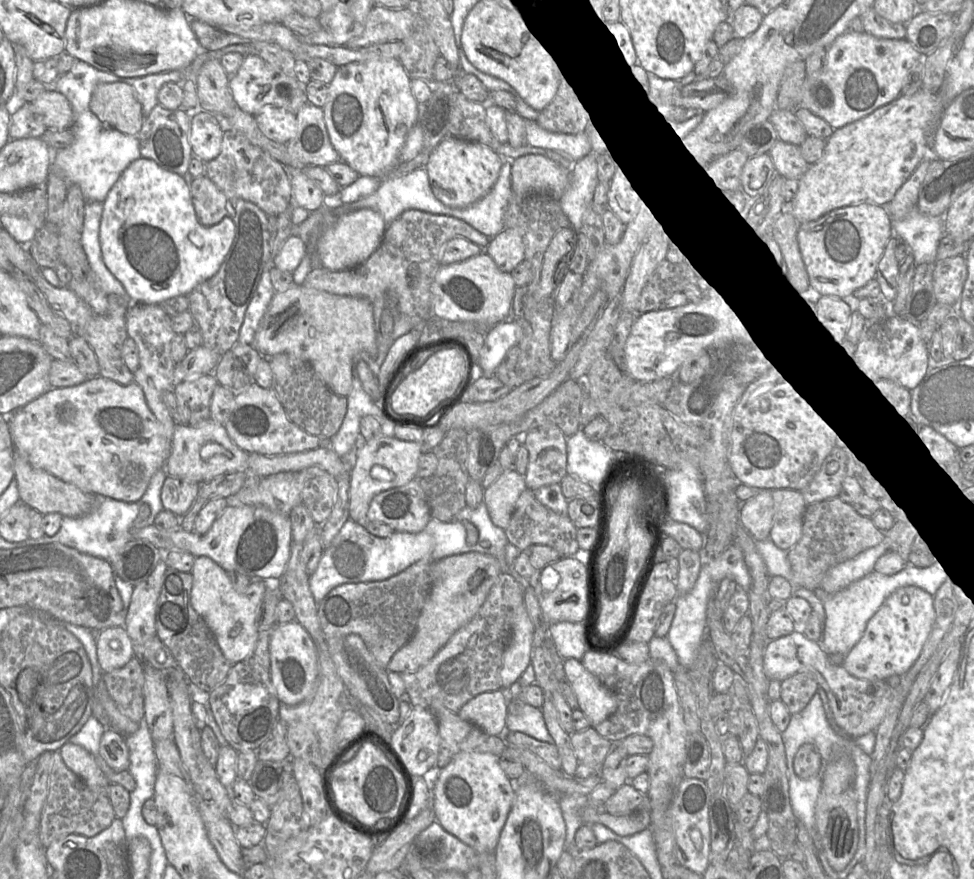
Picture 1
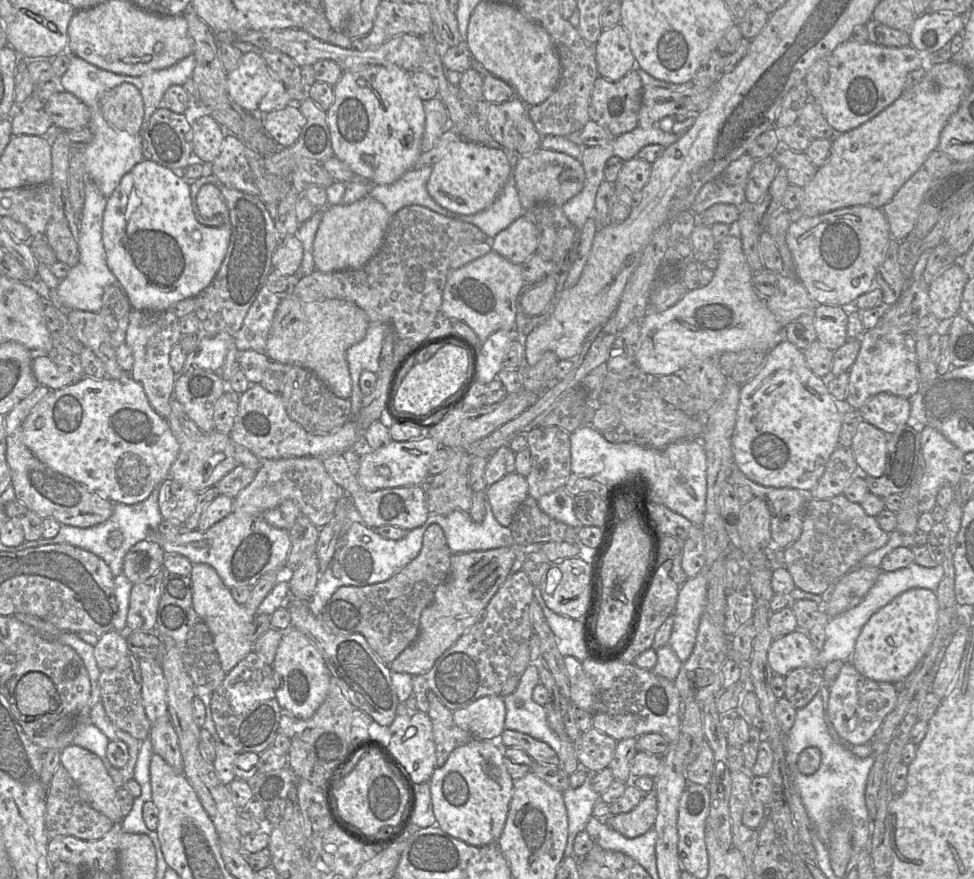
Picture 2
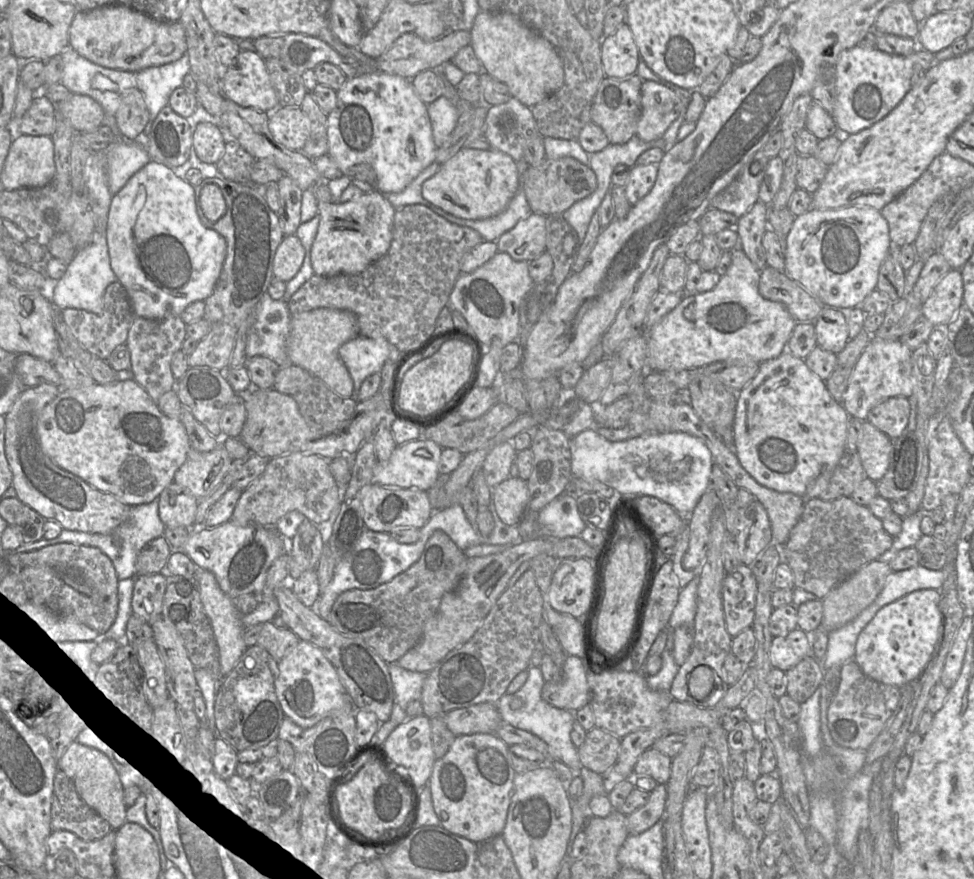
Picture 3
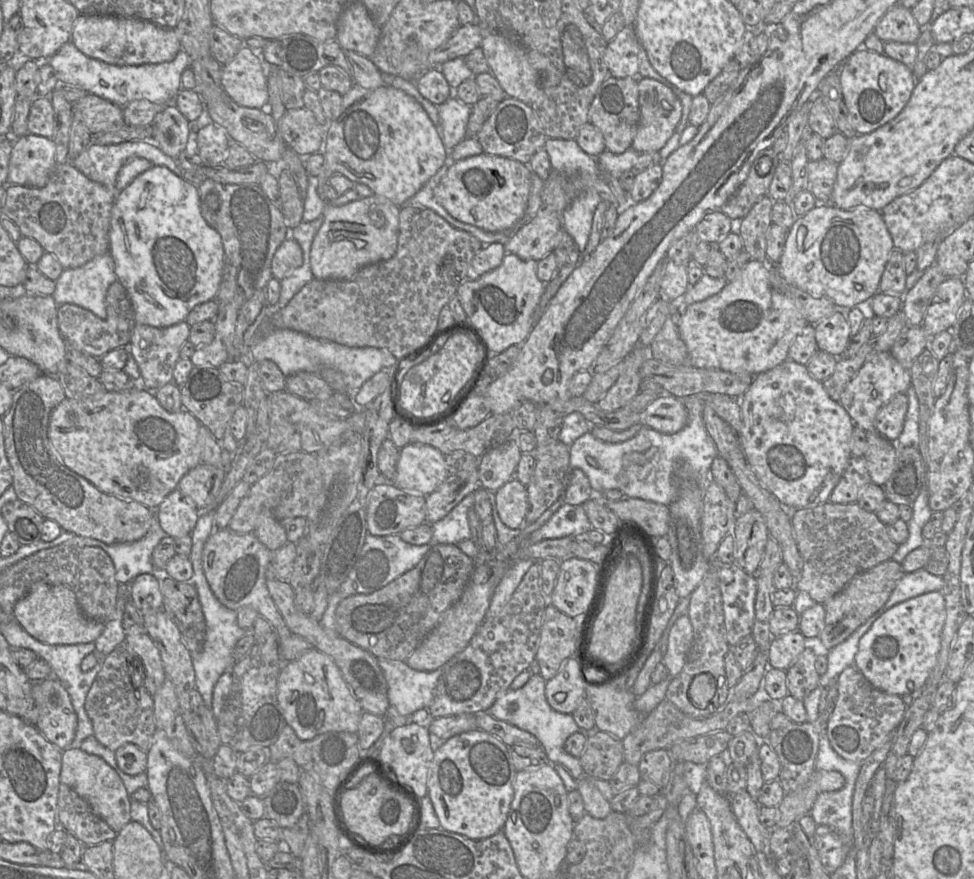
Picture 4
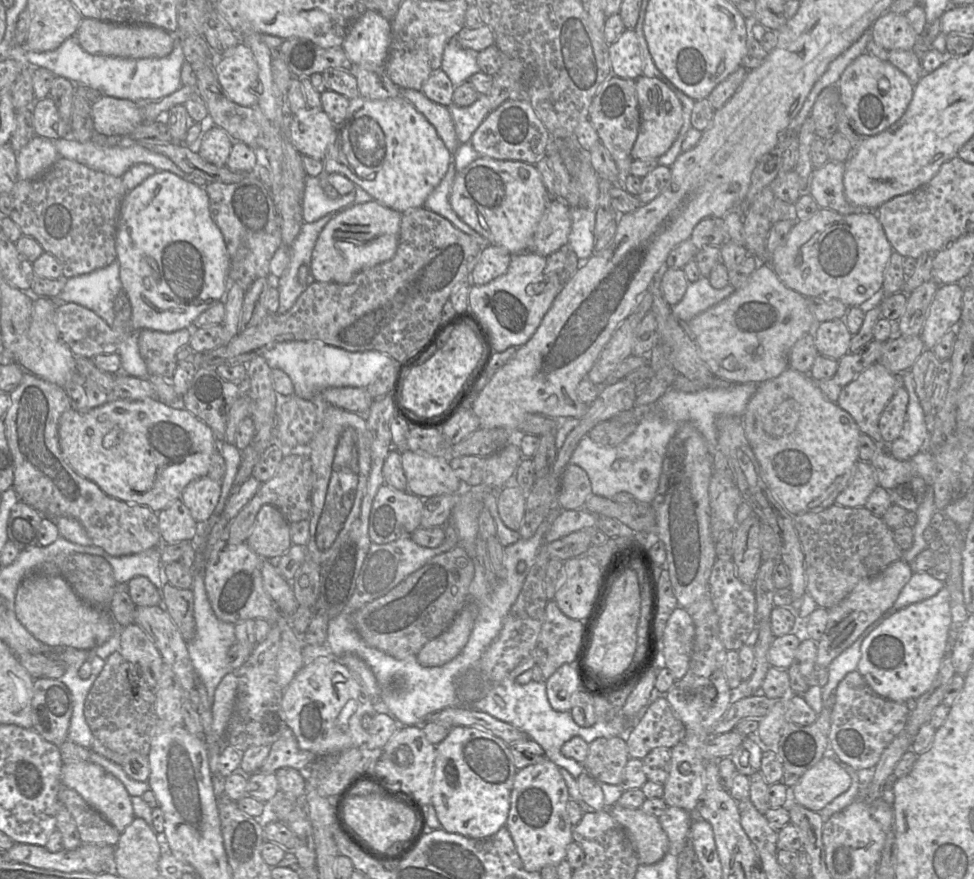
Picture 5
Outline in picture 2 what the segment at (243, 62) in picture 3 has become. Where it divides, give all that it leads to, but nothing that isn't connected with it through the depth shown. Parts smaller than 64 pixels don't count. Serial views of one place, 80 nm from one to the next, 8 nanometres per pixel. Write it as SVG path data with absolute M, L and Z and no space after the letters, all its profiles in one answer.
M260 51L242 55L239 65L227 73L227 86L229 97L252 114L265 115L292 104L283 83L270 71Z

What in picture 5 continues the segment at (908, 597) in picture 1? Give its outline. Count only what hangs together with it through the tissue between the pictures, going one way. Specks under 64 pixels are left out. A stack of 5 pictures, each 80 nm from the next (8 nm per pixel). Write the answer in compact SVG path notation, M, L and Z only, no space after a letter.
M946 585L934 596L895 612L862 642L857 670L879 696L906 703L929 690L948 652L952 621L950 593Z

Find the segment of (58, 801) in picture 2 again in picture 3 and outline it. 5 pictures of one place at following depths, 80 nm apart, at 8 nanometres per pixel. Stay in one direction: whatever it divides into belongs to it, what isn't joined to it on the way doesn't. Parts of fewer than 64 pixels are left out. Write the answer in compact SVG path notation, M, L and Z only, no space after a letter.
M61 770L54 778L51 828L72 832L84 841L99 840L112 831L108 822L80 798L72 781Z

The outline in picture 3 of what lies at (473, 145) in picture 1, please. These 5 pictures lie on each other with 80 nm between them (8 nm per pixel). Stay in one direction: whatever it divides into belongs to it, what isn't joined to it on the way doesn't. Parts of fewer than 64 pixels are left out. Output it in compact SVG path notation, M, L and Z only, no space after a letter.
M461 148L453 157L441 164L439 171L424 182L423 197L449 214L463 219L485 219L501 213L521 186L521 174L528 168L525 161L516 162L508 154L495 149Z

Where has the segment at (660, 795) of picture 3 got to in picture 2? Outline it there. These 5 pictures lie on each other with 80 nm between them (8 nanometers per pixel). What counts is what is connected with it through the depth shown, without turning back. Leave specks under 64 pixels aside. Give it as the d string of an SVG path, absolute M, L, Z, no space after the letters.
M654 791L647 793L644 799L631 811L607 818L599 818L627 838L633 838L646 833L654 827L657 817L657 799Z

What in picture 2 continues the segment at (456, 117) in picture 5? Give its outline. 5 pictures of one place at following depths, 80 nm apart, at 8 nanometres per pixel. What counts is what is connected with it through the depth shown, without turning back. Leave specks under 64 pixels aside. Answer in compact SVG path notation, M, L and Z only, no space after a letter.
M440 97L423 101L423 106L426 120L421 142L421 152L429 151L440 136L453 127L448 110Z

